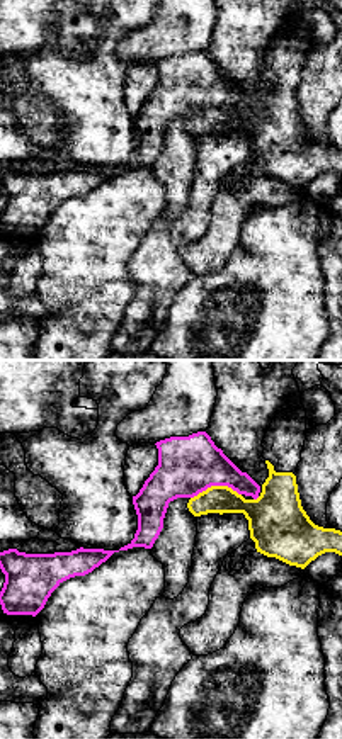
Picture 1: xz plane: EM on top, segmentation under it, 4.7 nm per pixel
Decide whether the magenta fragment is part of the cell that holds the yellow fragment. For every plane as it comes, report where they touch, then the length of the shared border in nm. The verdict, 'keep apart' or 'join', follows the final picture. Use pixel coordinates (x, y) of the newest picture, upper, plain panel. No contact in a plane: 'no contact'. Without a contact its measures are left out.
contact (215, 106); length 240 nm

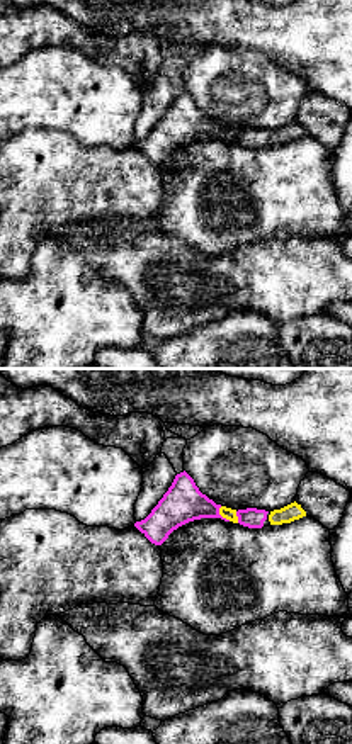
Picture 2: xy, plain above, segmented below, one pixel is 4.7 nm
contact (221, 135); length 90 nm

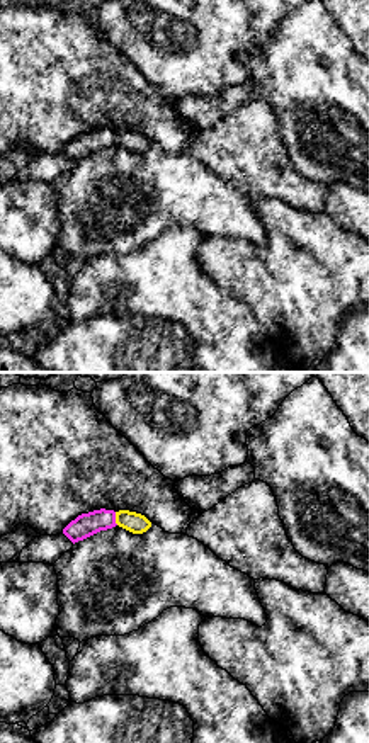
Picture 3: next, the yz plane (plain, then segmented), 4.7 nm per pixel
contact (116, 138); length 70 nm

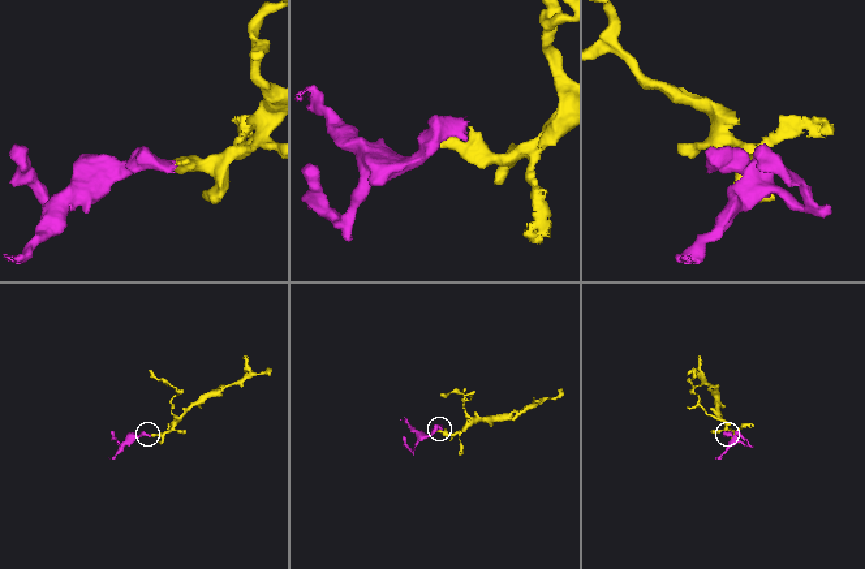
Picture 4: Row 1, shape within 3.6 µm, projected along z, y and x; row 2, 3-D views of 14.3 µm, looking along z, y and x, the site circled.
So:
join

